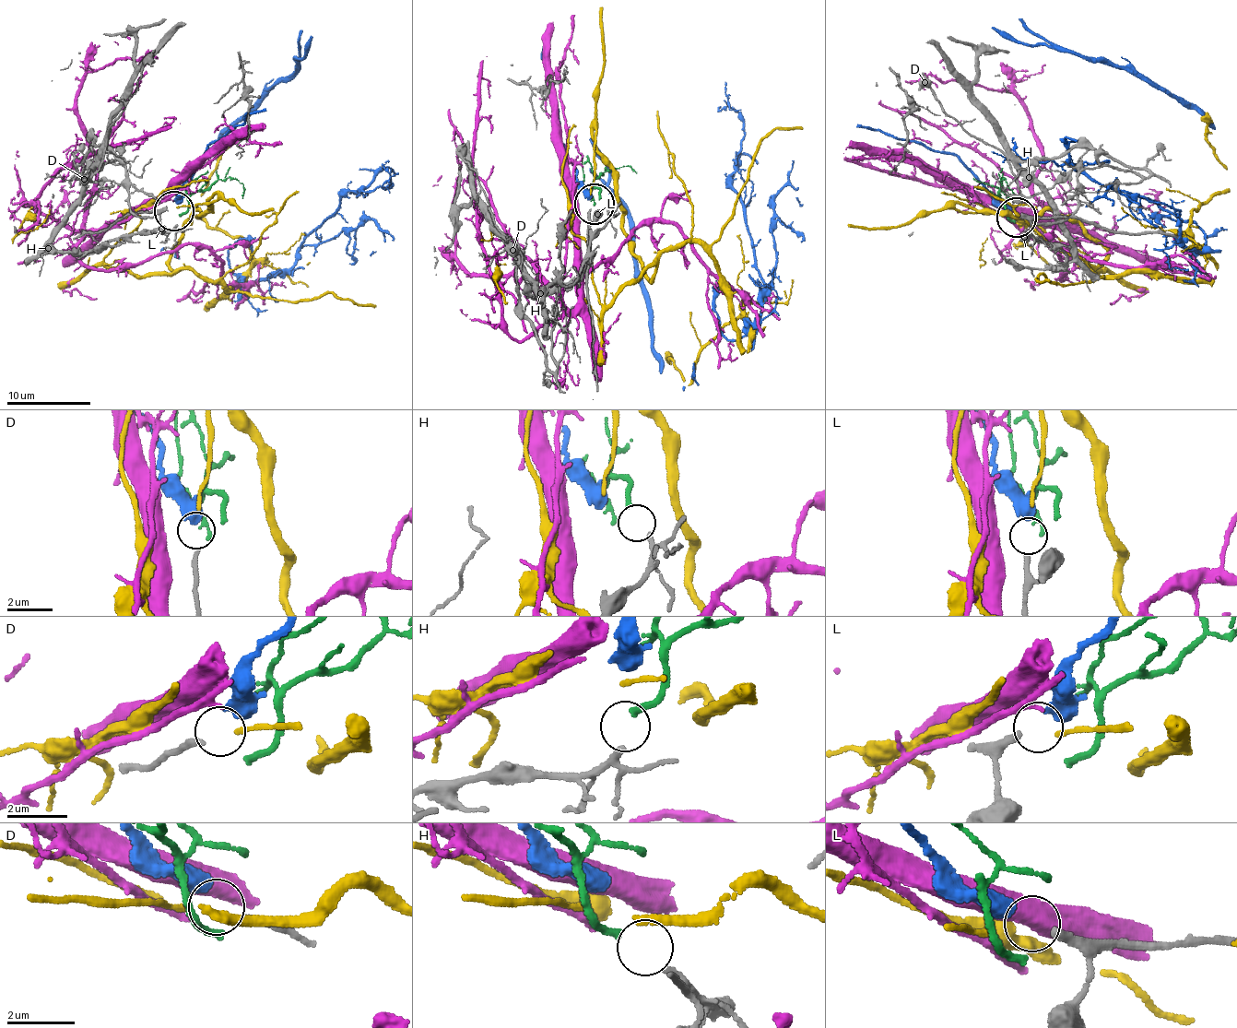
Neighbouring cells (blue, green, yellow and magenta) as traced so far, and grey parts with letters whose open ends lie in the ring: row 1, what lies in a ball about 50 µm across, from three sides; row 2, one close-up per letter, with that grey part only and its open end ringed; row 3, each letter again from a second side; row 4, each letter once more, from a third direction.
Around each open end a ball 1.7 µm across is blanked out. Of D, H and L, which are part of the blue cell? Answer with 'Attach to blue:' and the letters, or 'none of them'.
Attach to blue: L

